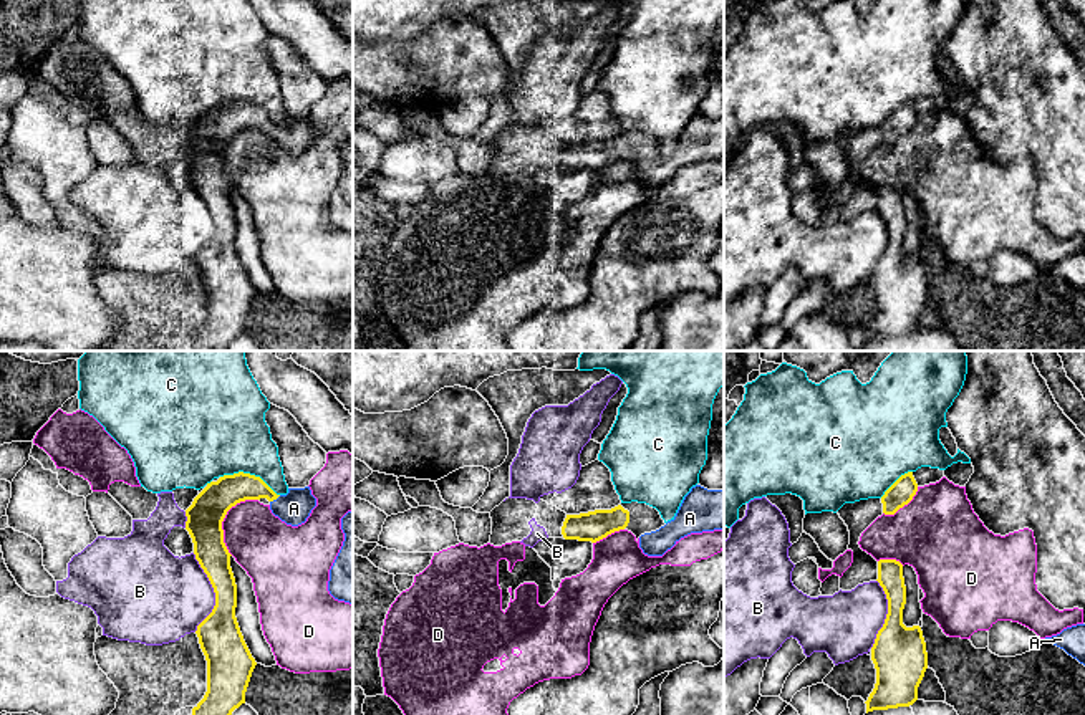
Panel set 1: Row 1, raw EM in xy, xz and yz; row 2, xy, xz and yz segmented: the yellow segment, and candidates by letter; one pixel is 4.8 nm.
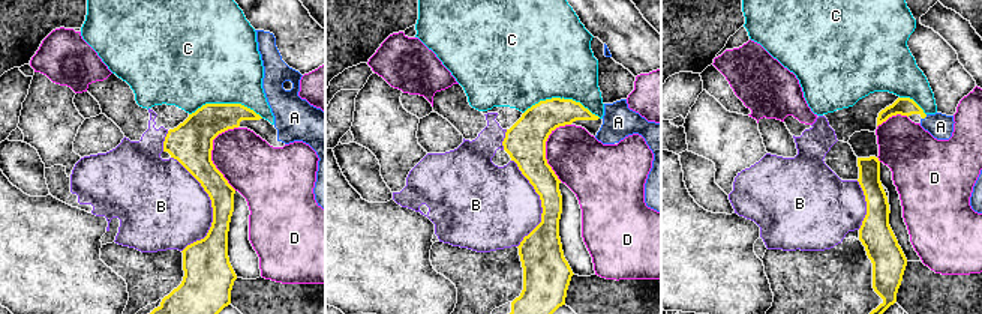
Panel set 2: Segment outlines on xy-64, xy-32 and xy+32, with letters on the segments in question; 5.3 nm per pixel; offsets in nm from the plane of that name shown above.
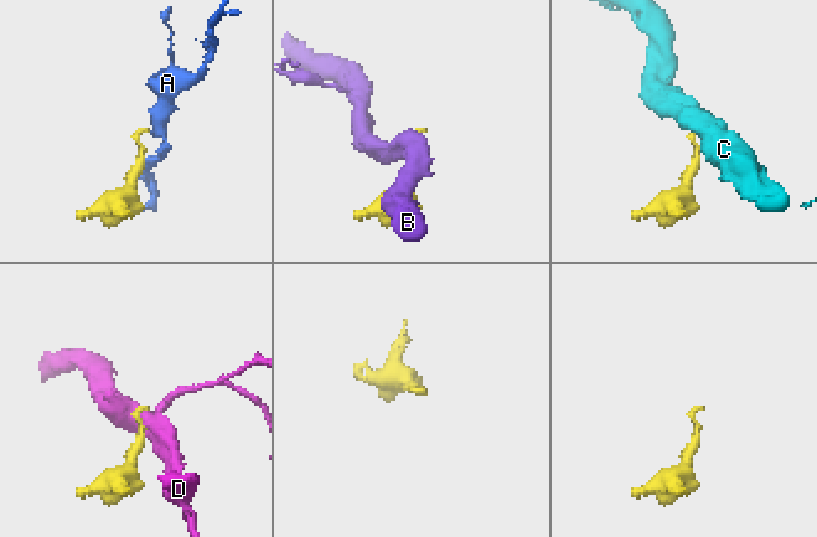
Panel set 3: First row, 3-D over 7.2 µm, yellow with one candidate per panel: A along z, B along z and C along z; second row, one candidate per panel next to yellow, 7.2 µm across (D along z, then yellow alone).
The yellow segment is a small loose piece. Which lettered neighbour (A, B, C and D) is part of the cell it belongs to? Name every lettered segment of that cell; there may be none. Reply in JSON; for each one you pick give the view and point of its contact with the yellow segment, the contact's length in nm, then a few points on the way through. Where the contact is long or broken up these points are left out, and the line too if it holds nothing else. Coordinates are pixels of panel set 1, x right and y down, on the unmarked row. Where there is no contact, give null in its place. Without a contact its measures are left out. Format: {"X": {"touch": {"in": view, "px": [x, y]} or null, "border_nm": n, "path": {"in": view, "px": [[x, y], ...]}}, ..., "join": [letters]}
{"A": {"touch": {"in": "xy", "px": [275, 128]}, "border_nm": 70, "path": {"in": "xy", "px": [[229, 119], [264, 119], [275, 128], [282, 134], [294, 138]]}}, "join": ["A"]}

